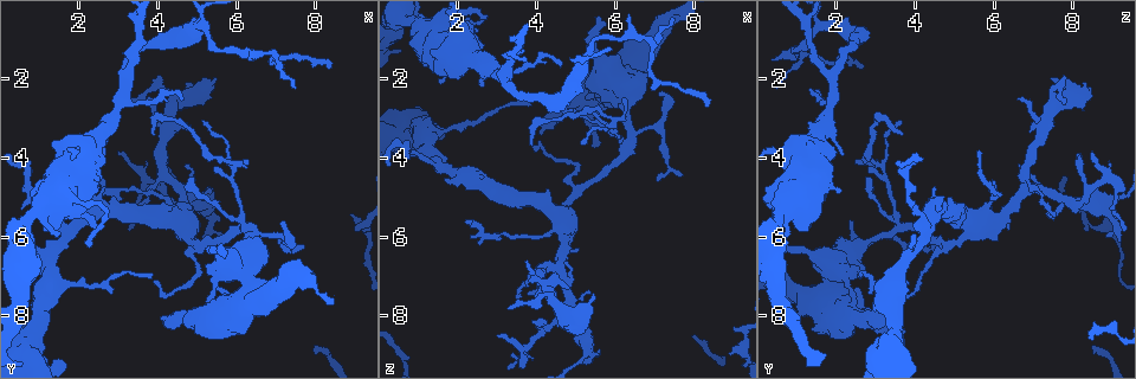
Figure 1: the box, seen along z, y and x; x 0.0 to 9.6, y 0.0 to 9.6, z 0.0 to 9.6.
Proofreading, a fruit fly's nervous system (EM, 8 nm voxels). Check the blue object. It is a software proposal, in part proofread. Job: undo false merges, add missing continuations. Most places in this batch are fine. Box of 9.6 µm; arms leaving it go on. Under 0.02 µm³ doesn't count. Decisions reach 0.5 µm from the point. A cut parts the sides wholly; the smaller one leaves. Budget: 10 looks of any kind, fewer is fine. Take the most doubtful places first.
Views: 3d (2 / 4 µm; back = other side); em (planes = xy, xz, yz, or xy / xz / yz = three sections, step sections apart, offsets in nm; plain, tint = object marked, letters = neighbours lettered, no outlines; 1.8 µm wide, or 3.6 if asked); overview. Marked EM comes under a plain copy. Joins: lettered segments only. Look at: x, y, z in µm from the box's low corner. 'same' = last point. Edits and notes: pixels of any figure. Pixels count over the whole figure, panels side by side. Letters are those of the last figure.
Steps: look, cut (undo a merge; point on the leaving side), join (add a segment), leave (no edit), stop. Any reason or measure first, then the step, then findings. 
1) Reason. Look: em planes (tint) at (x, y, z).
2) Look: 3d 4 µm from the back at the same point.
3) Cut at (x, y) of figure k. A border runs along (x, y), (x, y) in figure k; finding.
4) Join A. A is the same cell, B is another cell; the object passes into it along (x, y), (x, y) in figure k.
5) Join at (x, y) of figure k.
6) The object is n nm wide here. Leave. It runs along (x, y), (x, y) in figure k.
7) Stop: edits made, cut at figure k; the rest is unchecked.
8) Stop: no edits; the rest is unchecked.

Sharp bend. Look: 3d 2 µm at (5.85, 4.15, 2.95).

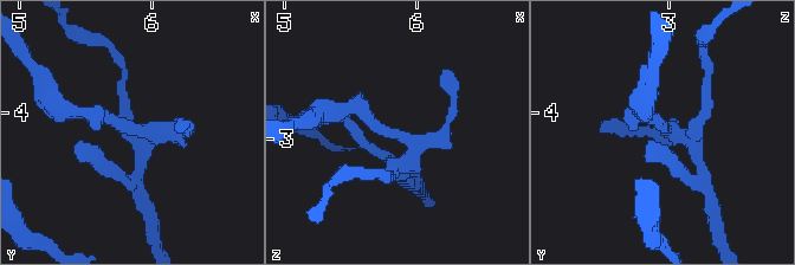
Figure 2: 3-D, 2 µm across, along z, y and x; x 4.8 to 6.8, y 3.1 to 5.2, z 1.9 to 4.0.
Look: em xy step 8 (tint) at (5.84, 4.12, 2.96).

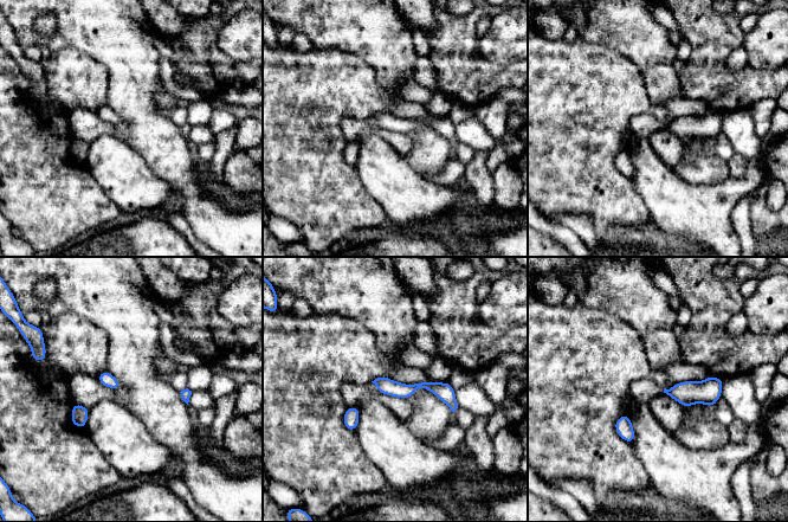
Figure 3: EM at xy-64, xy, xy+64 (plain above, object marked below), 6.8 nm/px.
Another direction. Look: em planes (letters) at the same point.

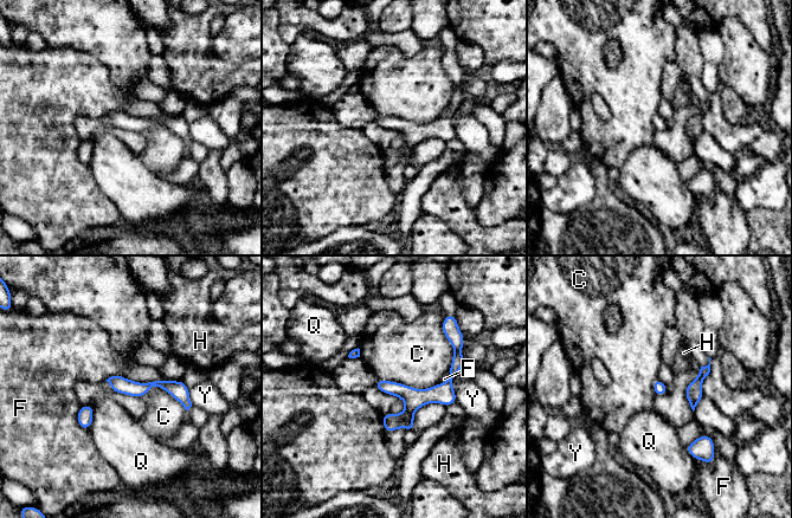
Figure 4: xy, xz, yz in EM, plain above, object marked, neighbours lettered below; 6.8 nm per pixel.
The longest contact is with F, 500 nm. Leave. C, F, H, Q and Y are other cells; a border runs along (378, 377), (416, 388), (436, 384) in figure 4; all the same cell.

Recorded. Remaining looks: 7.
Sharp bend. Look: 3d 4 µm at (6.35, 7.30, 1.90).

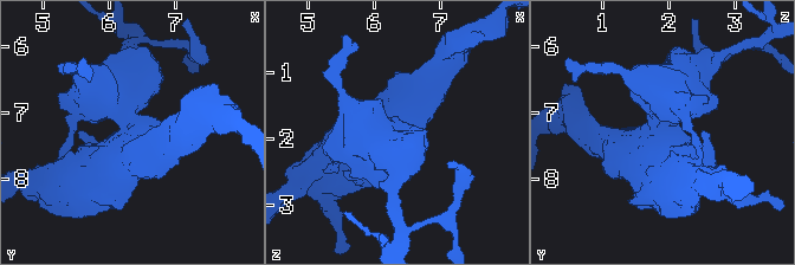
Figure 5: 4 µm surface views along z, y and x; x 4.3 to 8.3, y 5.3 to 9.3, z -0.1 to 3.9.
Need the tissue. Look: em 3.6 µm xz step 16 (tint) at (6.35, 7.35, 1.85).

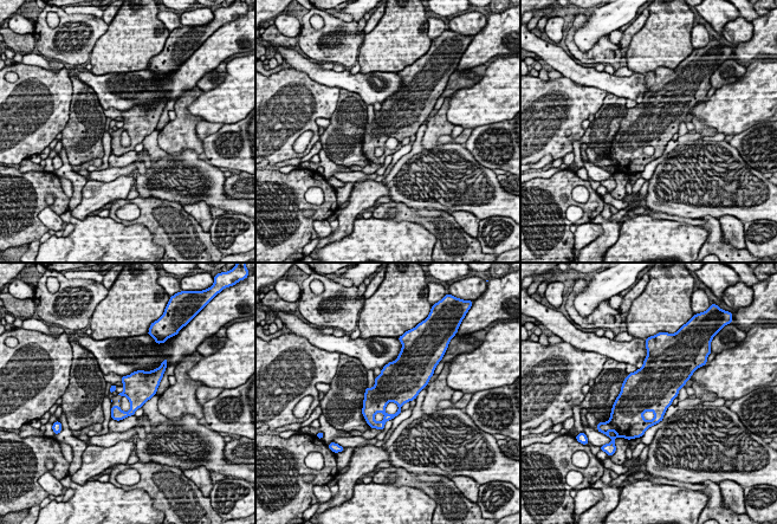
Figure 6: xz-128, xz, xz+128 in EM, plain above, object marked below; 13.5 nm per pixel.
Another direction. Look: em 3.6 µm planes (letters) at the same point.

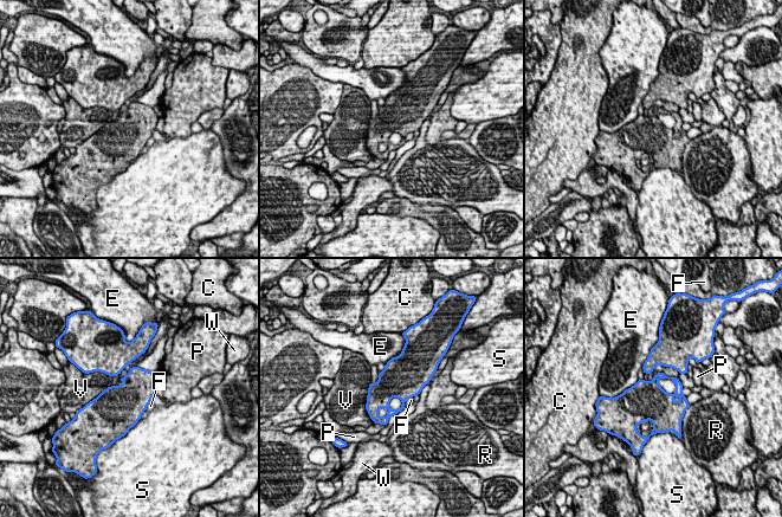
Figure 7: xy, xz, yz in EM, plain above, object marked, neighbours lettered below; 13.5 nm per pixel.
The object is 480 nm wide here. Leave. C, E, F, P, R, S, V and W are other cells; a border runs along (413, 396), (404, 404) in figure 7; continuous, no second cell.

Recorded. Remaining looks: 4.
Sudden change in width. Look: 3d 2 µm at (2.75, 3.20, 1.70).

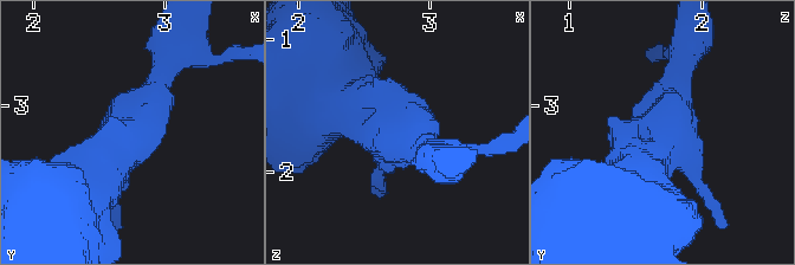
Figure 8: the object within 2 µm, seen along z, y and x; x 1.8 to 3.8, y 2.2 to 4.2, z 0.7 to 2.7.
Look: em planes (tint) at (2.72, 3.20, 1.70).

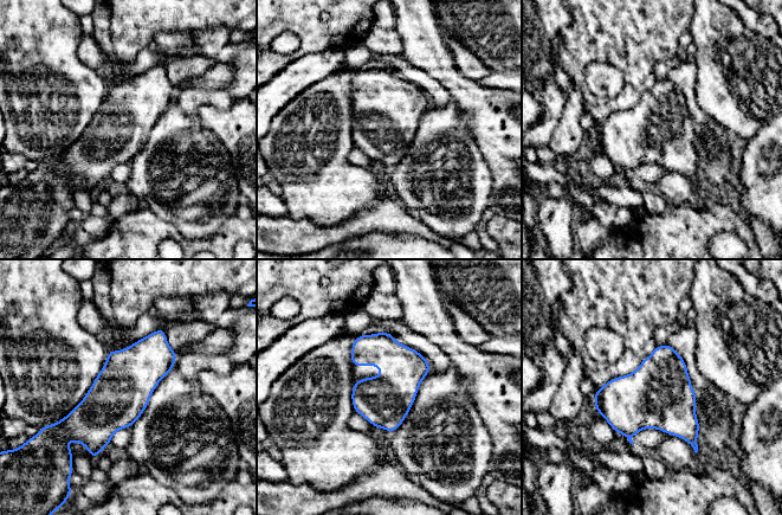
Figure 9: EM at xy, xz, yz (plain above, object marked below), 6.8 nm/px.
Look: em planes (letters) at the same point.

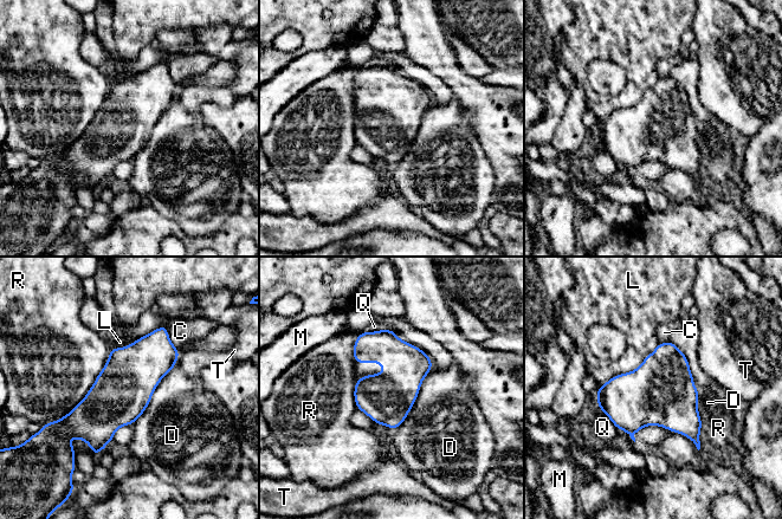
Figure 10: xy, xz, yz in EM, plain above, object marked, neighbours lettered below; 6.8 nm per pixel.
The object is 340 nm wide here. Leave. C, D, L, M, Q, R and T are other cells; a border runs along (433, 365), (408, 415), (394, 429) in figure 10; one cell here.

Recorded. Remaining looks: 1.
Stop: no edits; the rest is unchecked.

